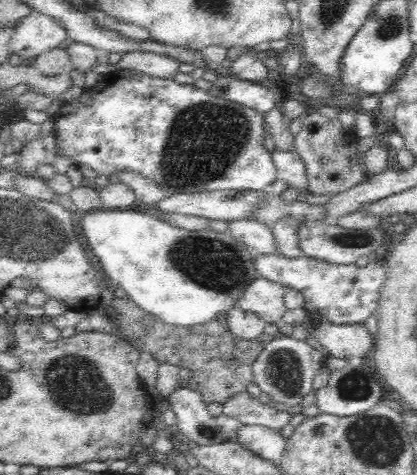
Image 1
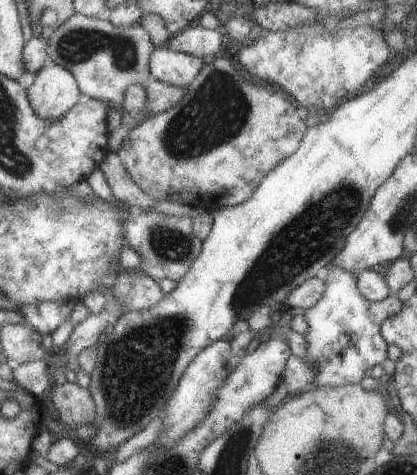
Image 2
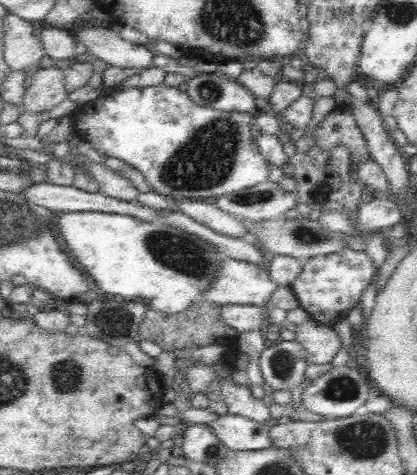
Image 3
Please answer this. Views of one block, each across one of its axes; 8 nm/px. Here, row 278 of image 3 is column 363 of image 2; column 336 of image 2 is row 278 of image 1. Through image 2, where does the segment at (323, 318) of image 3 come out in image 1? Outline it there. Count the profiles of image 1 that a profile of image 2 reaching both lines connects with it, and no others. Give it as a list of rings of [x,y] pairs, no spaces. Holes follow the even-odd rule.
[[[258,254],[254,256],[254,268],[258,272],[258,276],[268,278],[272,282],[282,284],[284,288],[292,288],[304,294],[306,300],[306,312],[308,318],[314,320],[314,324],[364,324],[370,316],[374,316],[374,312],[378,310],[378,300],[380,300],[380,290],[386,282],[386,268],[382,264],[378,264],[378,258],[362,268],[358,268],[356,264],[330,264],[324,260],[316,260],[316,258],[284,258],[280,254]]]

